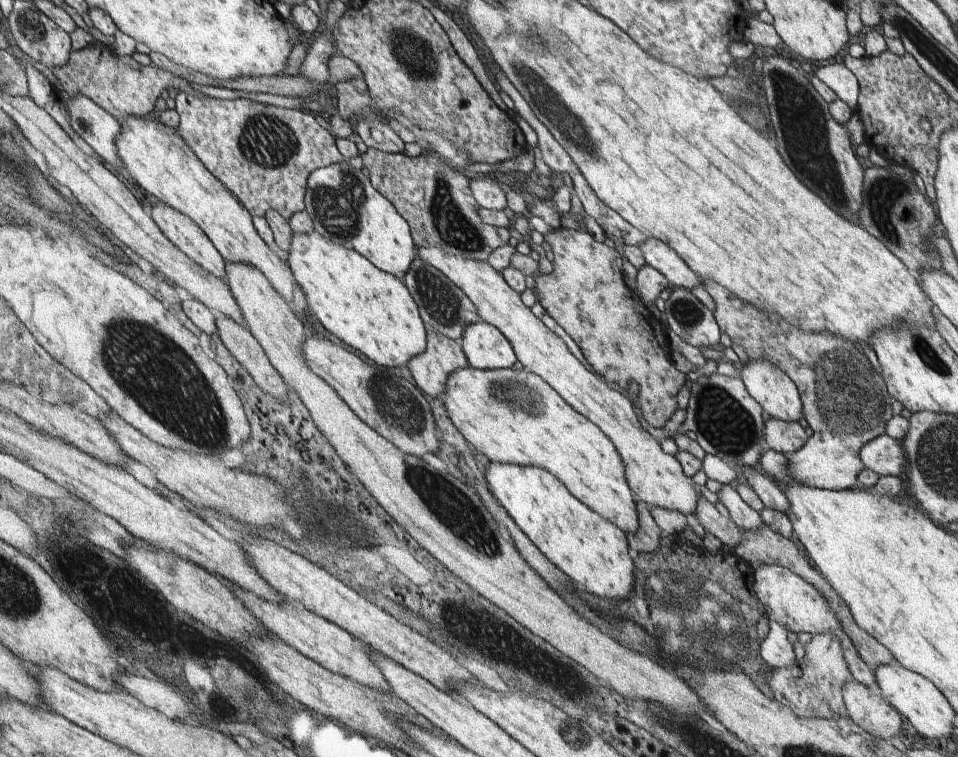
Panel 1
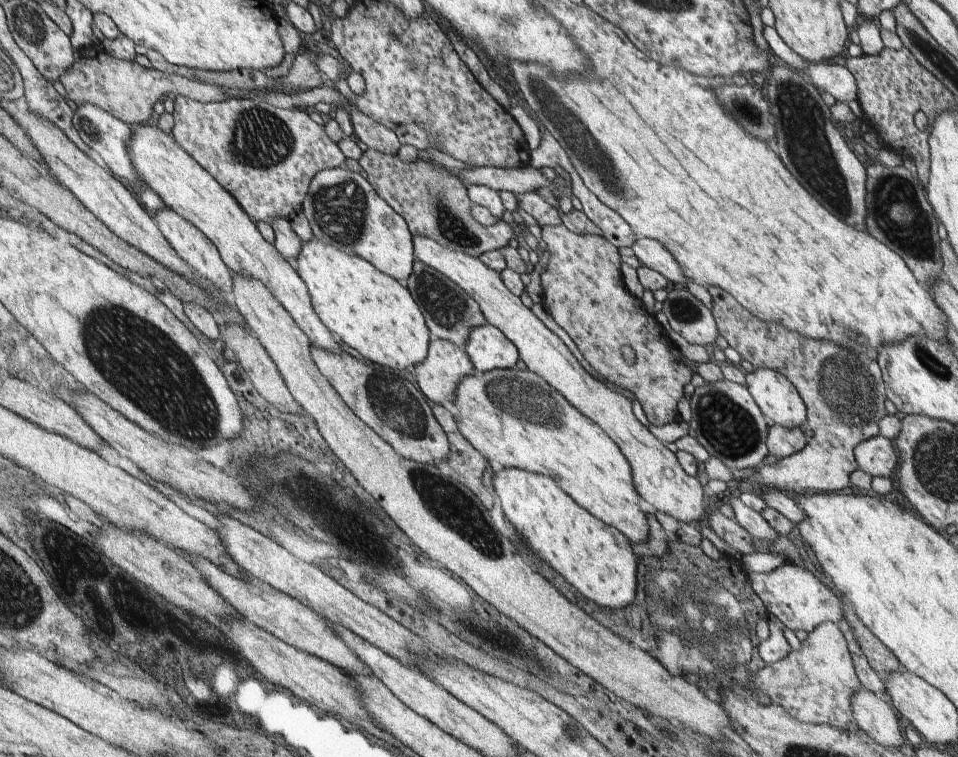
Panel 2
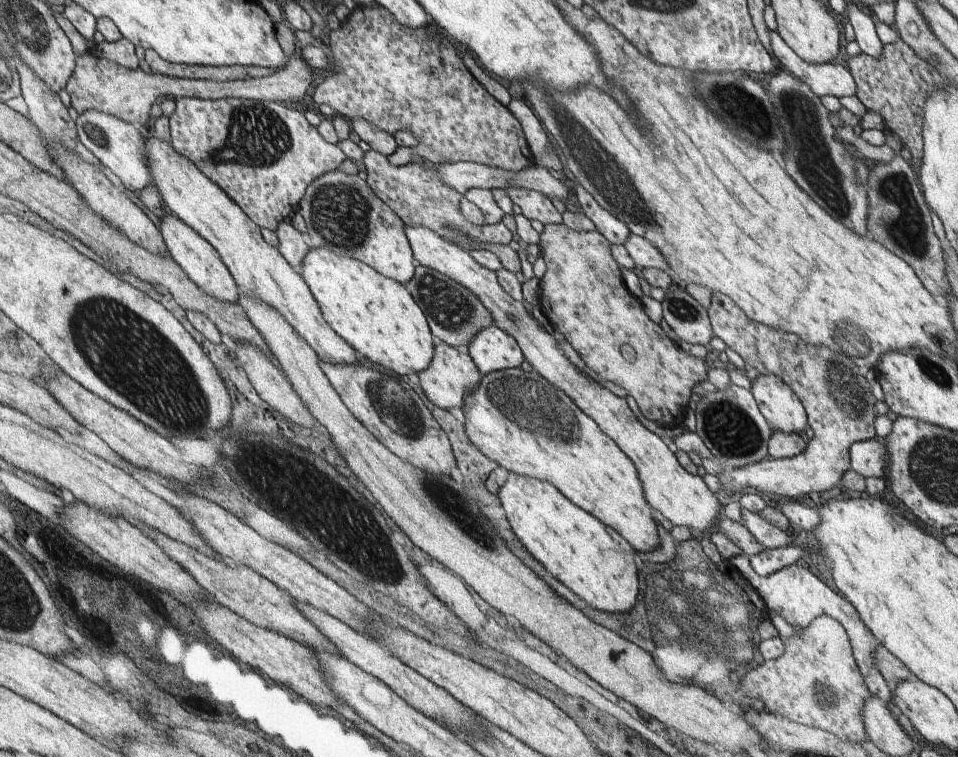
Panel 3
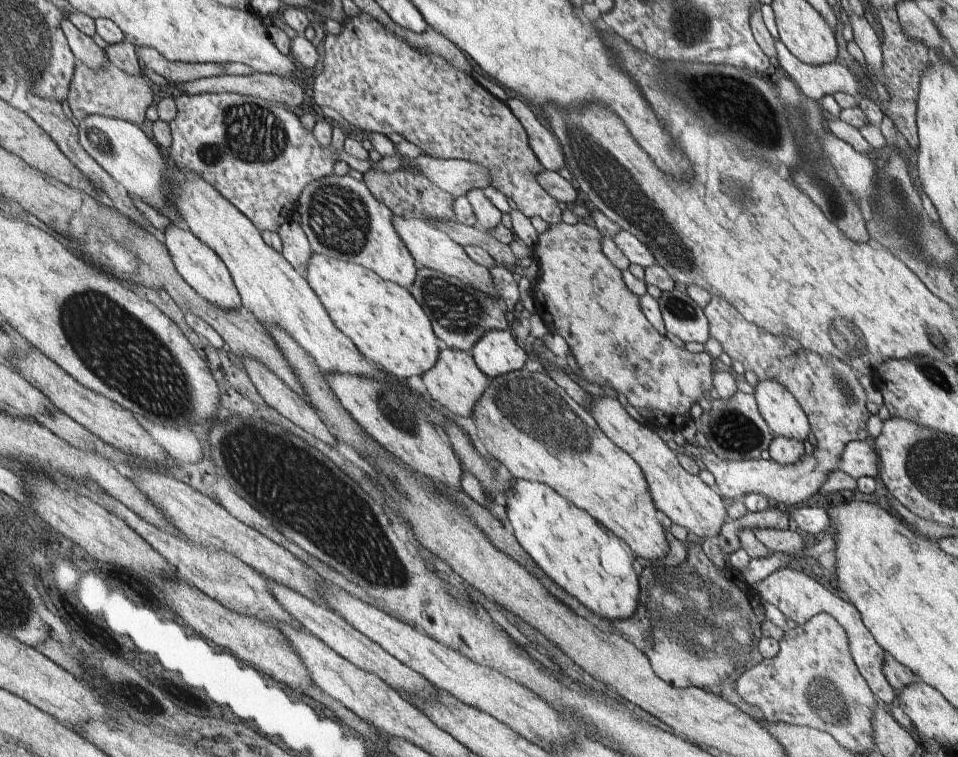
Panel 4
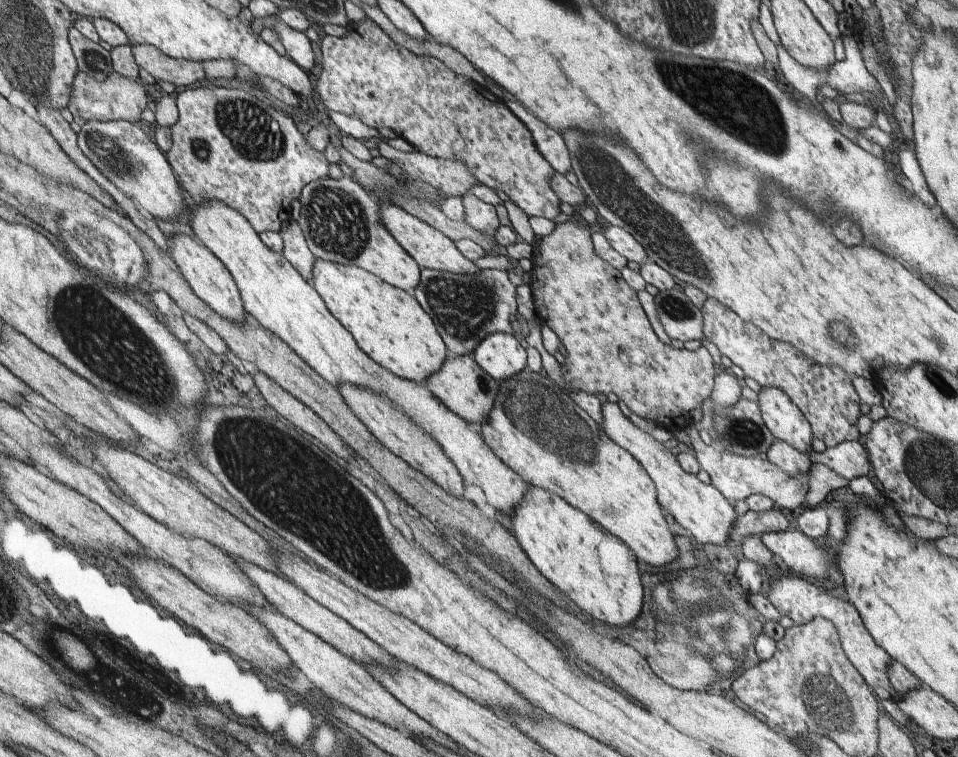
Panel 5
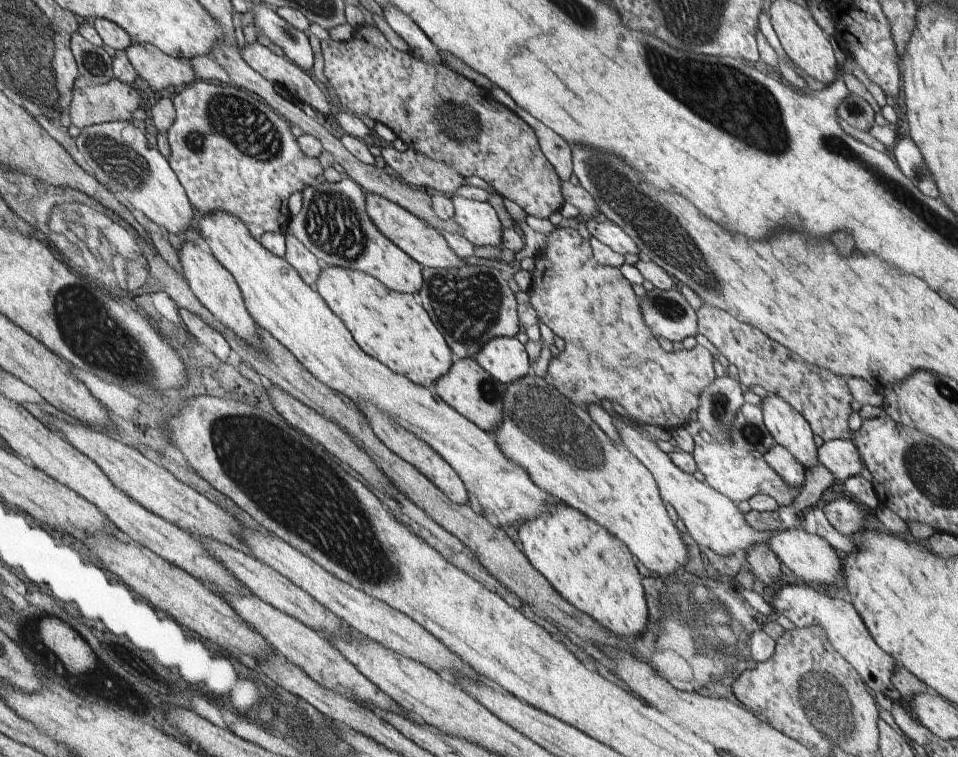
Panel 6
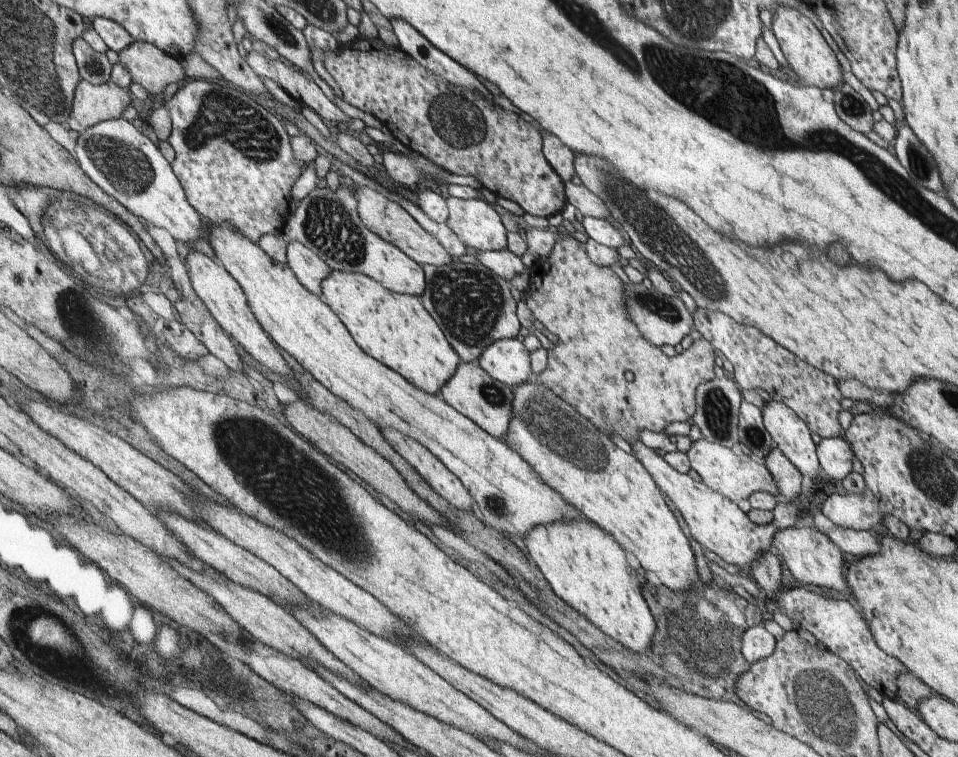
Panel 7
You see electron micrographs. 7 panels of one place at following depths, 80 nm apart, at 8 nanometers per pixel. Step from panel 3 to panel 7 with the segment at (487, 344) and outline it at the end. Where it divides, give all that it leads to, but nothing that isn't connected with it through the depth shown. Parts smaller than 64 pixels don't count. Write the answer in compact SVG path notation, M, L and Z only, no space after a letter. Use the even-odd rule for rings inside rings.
M516 338L493 342L482 351L478 361L492 378L505 385L518 386L533 376L530 353Z

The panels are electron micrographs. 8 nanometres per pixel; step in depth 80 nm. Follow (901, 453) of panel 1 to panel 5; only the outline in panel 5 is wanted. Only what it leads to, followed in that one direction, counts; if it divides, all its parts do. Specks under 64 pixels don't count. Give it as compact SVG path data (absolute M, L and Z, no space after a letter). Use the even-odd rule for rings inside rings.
M861 440L842 441L839 445L821 453L810 451L812 464L823 464L851 481L856 477L868 476L873 466L866 447Z

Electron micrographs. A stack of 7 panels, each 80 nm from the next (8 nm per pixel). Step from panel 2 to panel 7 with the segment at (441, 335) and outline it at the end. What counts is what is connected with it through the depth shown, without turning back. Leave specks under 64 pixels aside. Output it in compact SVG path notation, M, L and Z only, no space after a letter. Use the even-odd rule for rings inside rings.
M456 258L441 267L424 265L423 271L426 290L418 300L440 326L462 362L478 361L482 351L493 342L518 336L522 325L516 315L517 302L505 278L482 263L462 263Z

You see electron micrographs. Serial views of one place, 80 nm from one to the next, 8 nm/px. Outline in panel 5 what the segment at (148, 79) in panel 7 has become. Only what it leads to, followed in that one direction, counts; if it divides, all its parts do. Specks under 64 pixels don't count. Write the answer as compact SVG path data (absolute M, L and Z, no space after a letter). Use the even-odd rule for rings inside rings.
M149 44L133 45L132 50L139 68L144 68L156 80L172 82L174 86L194 87L206 79L202 62L173 59Z

